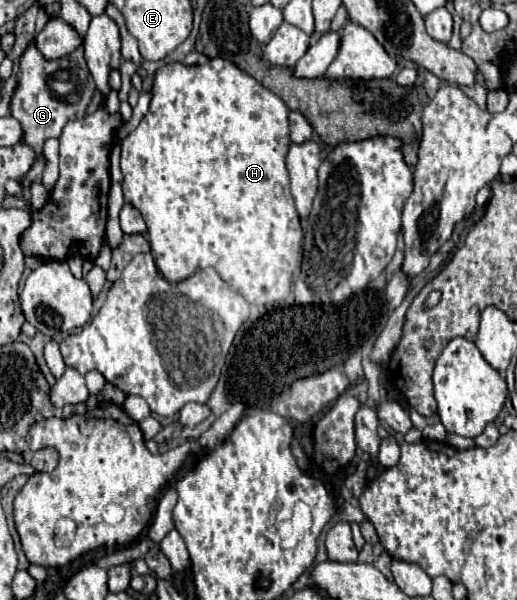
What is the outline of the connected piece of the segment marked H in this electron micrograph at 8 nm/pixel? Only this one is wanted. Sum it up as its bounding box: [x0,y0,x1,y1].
[120,57,304,305]

